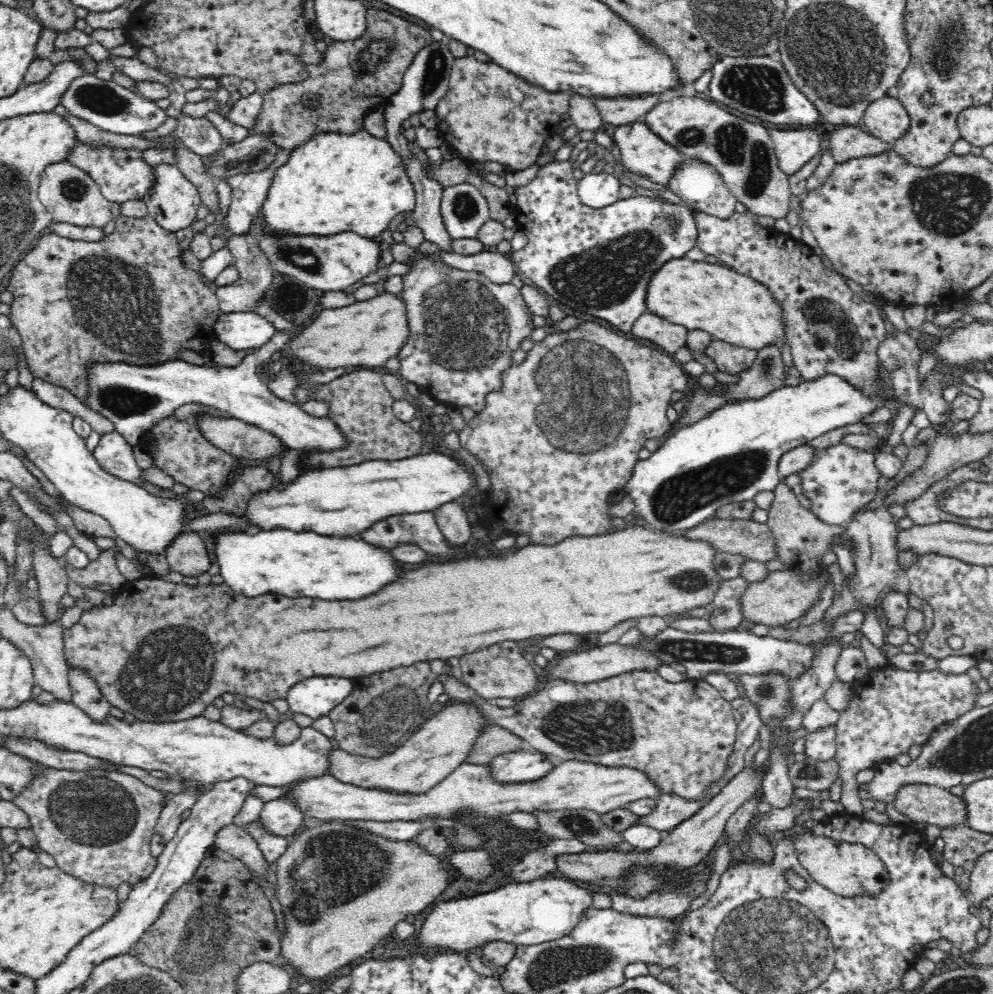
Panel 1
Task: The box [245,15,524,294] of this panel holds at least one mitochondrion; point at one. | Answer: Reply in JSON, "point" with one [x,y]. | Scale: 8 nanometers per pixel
{"point":[368,60]}

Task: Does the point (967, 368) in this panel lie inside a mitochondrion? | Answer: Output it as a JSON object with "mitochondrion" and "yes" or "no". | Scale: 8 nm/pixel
{"mitochondrion":"no"}

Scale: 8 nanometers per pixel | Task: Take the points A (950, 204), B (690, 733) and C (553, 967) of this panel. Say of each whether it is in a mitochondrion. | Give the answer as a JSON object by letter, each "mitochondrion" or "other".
{"A":"mitochondrion","B":"other","C":"mitochondrion"}

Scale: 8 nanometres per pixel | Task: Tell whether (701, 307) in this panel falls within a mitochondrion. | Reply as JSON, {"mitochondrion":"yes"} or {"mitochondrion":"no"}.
{"mitochondrion":"no"}

